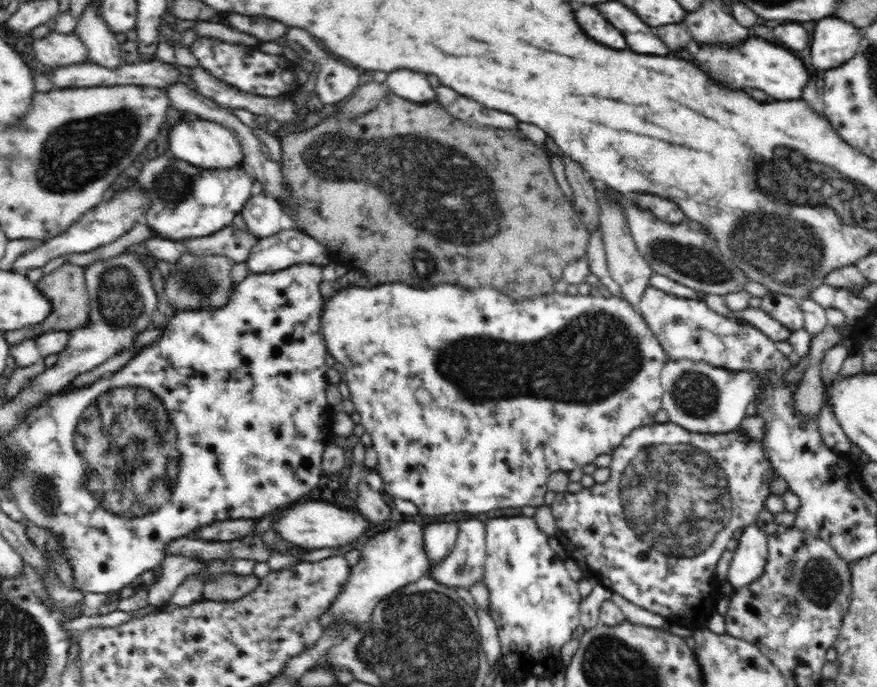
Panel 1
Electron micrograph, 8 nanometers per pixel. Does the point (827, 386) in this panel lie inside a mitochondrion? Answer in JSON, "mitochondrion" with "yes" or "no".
{"mitochondrion":"no"}

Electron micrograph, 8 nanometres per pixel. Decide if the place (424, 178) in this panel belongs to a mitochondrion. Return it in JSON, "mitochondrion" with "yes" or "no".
{"mitochondrion":"yes"}

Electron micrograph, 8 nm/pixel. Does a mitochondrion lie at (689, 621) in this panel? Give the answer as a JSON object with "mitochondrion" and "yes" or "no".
{"mitochondrion":"no"}

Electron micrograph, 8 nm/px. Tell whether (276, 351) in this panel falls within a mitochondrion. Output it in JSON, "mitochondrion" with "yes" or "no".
{"mitochondrion":"no"}

